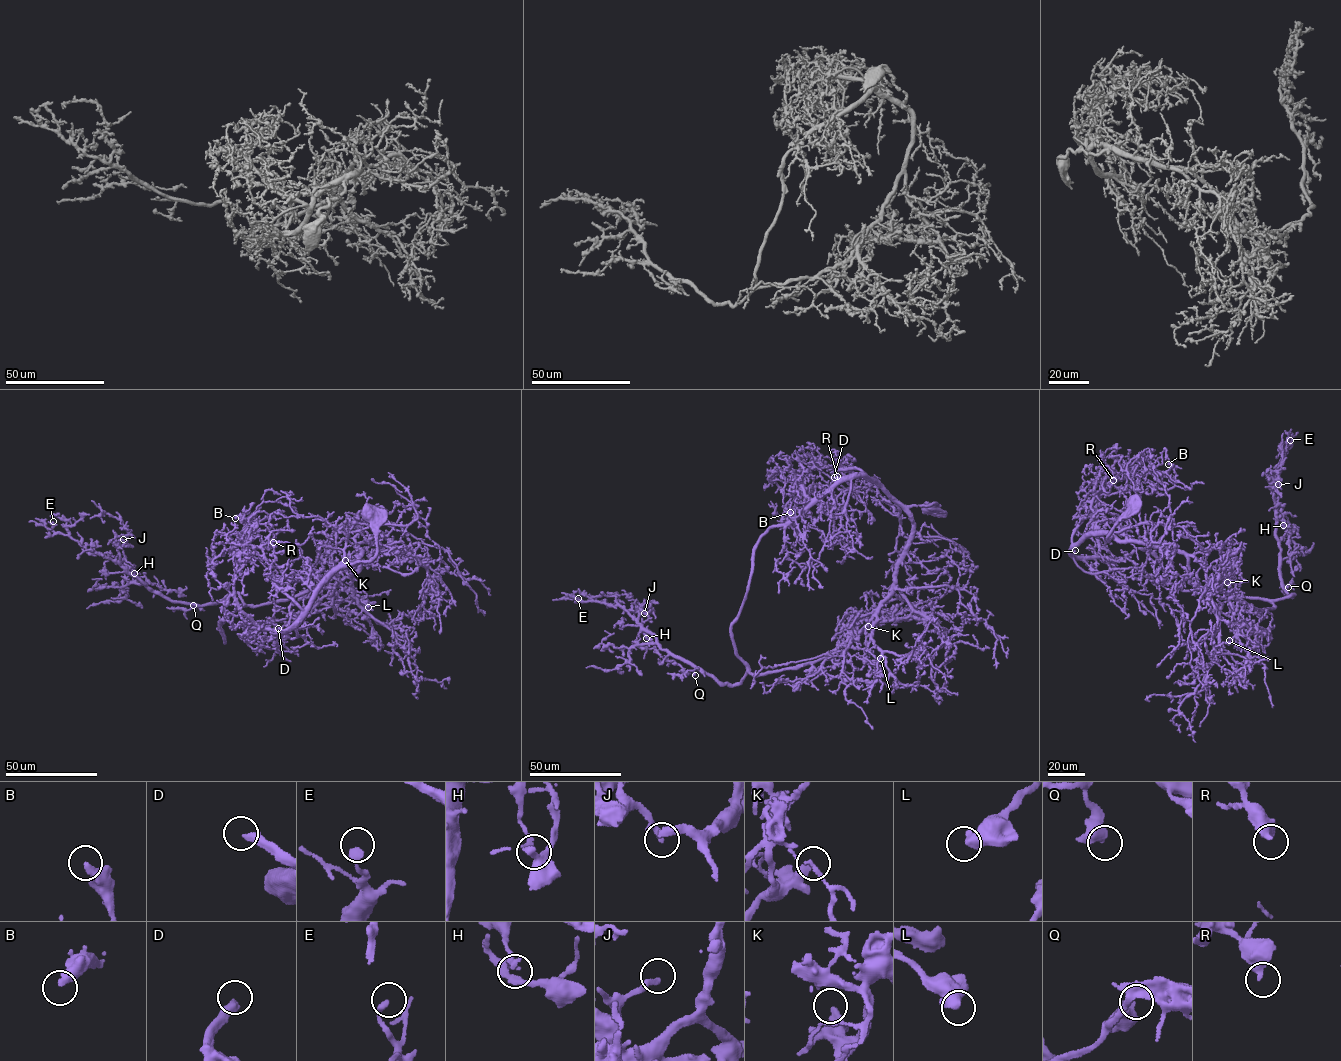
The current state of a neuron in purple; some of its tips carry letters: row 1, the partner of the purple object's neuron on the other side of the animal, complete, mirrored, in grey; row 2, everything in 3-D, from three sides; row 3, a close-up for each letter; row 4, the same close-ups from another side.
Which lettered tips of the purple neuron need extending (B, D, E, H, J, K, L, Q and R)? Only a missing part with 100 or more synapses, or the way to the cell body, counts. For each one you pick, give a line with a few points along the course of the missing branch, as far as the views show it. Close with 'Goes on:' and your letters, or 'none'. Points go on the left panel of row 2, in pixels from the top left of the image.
D: missing branch runs (278, 628), (266, 620), (254, 587), (257, 577), (267, 571), (263, 565), (269, 571), (274, 568)
Goes on: D

